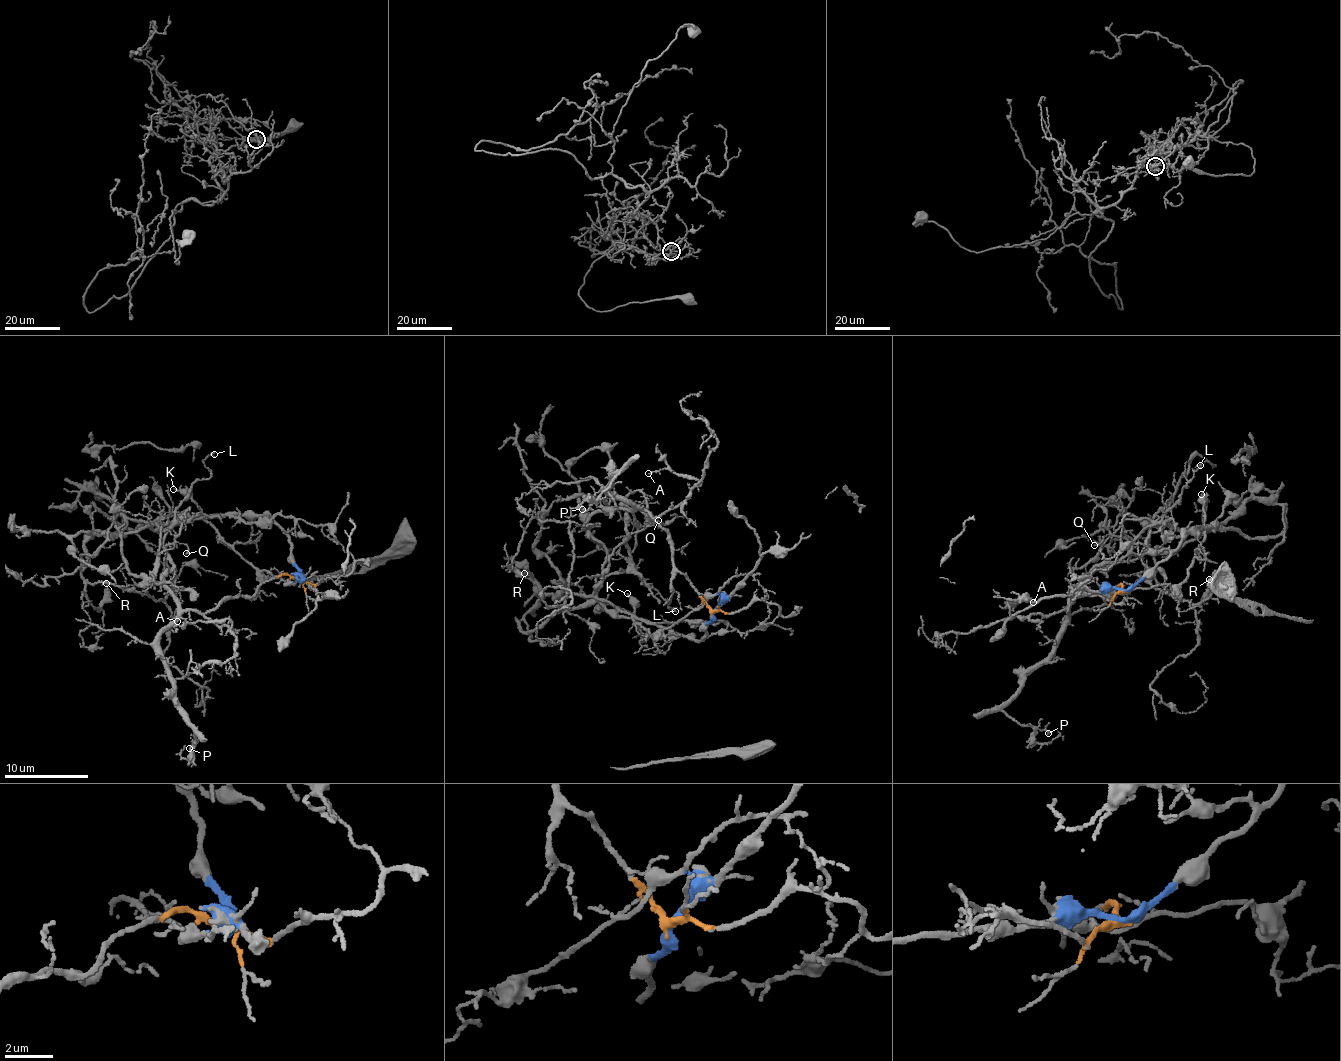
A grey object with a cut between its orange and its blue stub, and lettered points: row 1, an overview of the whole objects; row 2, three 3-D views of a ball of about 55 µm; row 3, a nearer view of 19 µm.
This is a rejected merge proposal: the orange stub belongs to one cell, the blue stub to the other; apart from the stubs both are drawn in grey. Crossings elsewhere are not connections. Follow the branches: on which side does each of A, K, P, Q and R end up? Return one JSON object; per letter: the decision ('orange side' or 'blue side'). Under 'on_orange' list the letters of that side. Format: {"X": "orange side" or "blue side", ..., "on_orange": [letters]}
{"A": "orange side", "K": "blue side", "P": "orange side", "Q": "orange side", "R": "blue side", "on_orange": ["A", "P", "Q"]}

